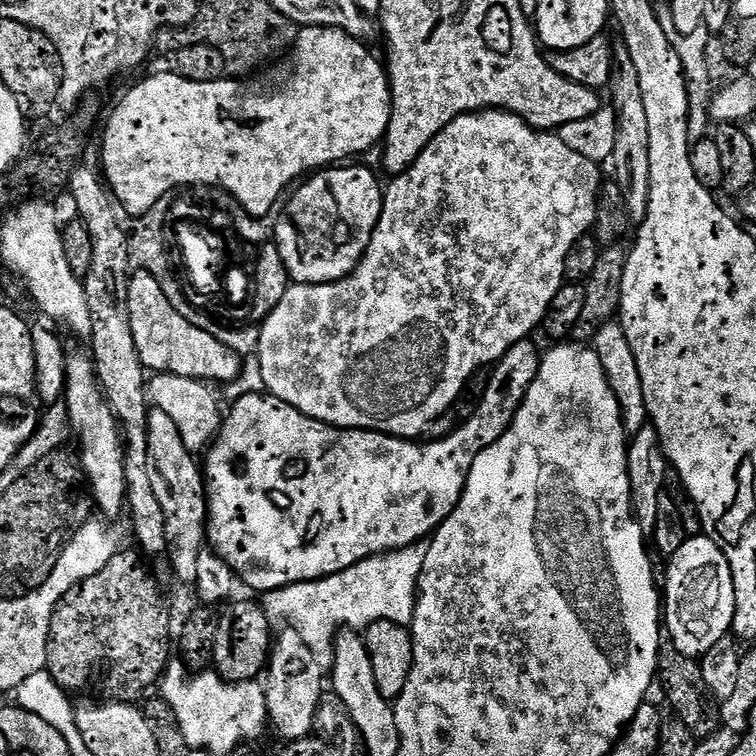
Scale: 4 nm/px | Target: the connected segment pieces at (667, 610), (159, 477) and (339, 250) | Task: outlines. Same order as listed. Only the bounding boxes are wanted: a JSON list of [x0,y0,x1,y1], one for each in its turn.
[[662,534,736,658],[148,407,208,586],[274,166,384,284]]

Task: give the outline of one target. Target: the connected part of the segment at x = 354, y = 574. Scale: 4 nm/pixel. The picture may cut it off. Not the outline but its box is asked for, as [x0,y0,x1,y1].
[262,541,428,670]

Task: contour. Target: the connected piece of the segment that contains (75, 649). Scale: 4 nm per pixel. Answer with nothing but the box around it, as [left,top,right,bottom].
[47,551,170,704]

